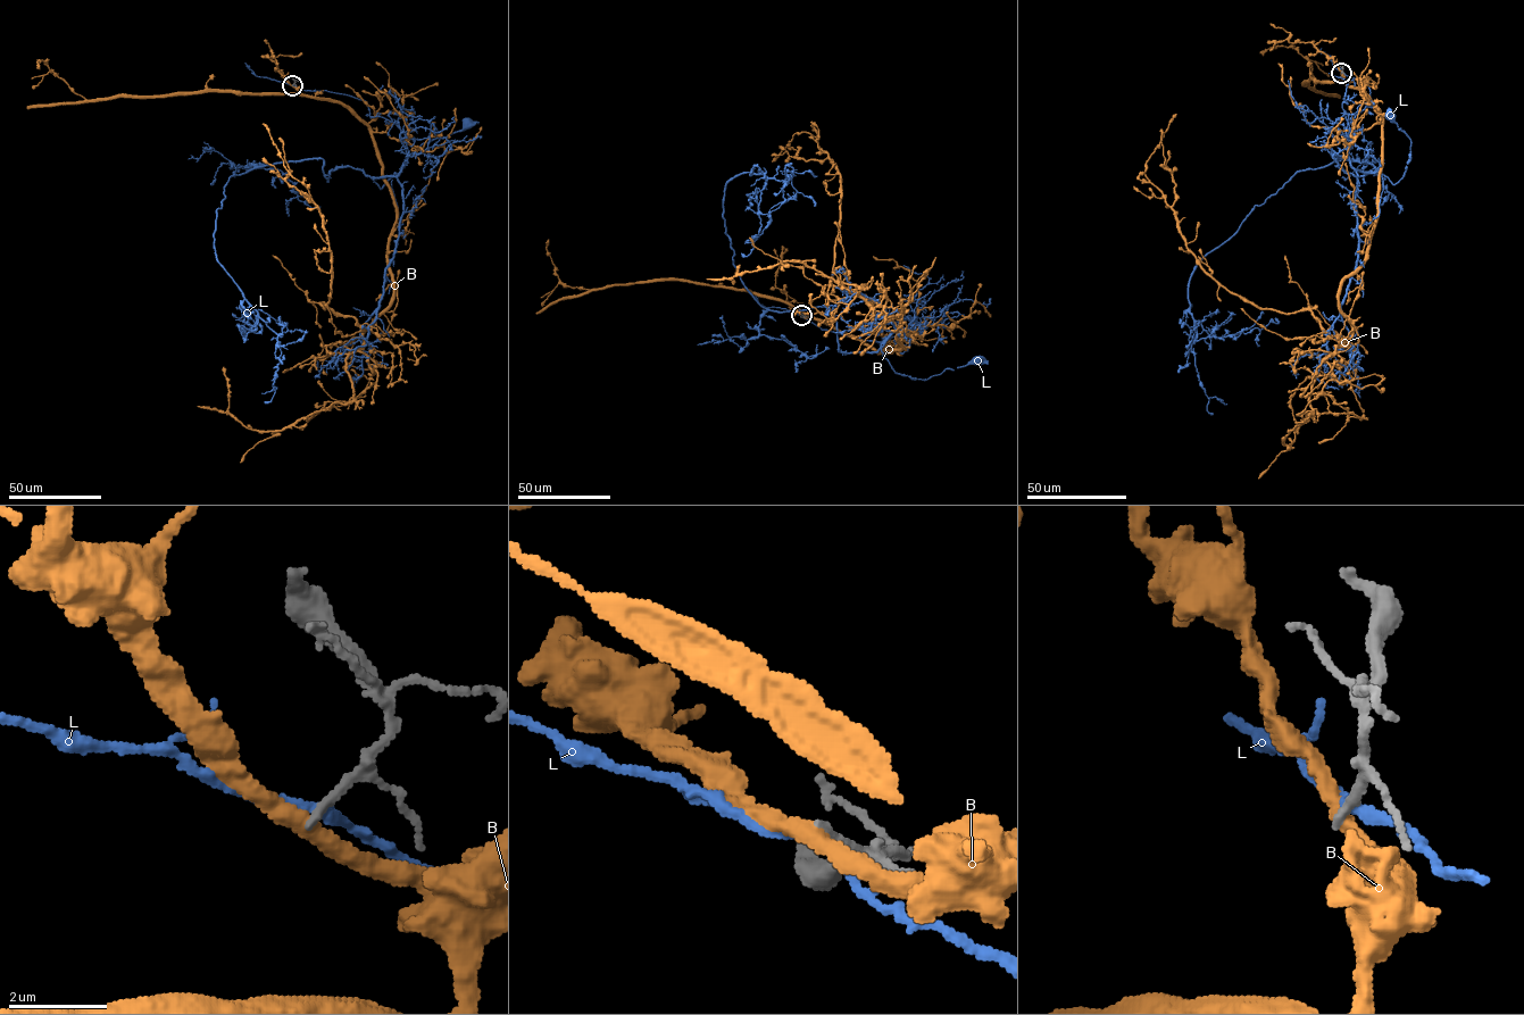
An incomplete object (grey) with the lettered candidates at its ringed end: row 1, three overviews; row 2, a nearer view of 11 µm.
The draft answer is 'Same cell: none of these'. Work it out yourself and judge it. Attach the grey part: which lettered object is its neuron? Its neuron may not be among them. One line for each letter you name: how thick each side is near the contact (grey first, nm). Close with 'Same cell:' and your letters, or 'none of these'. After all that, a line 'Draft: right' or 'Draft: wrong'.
Same cell: none of these
Draft: right

